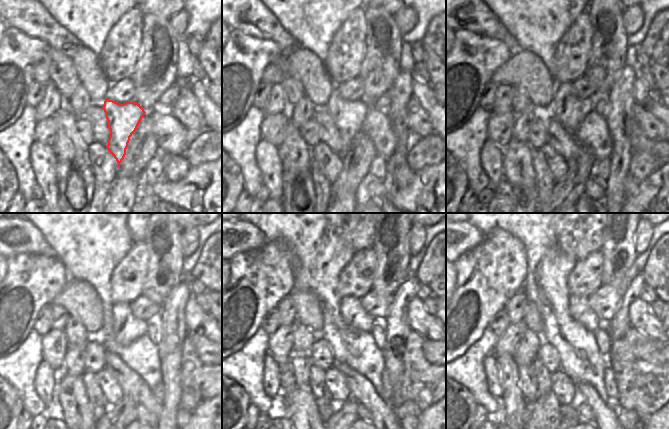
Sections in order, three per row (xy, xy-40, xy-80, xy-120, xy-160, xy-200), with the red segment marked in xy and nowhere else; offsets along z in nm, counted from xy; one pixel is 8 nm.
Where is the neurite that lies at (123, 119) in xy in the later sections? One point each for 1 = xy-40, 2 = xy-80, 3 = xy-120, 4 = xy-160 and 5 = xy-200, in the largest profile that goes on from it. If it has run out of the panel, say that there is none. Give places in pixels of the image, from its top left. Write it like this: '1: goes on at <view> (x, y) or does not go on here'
1: goes on at xy-40 (348, 117)
2: goes on at xy-80 (570, 111)
3: goes on at xy-120 (127, 329)
4: goes on at xy-160 (352, 312)
5: goes on at xy-200 (580, 310)

